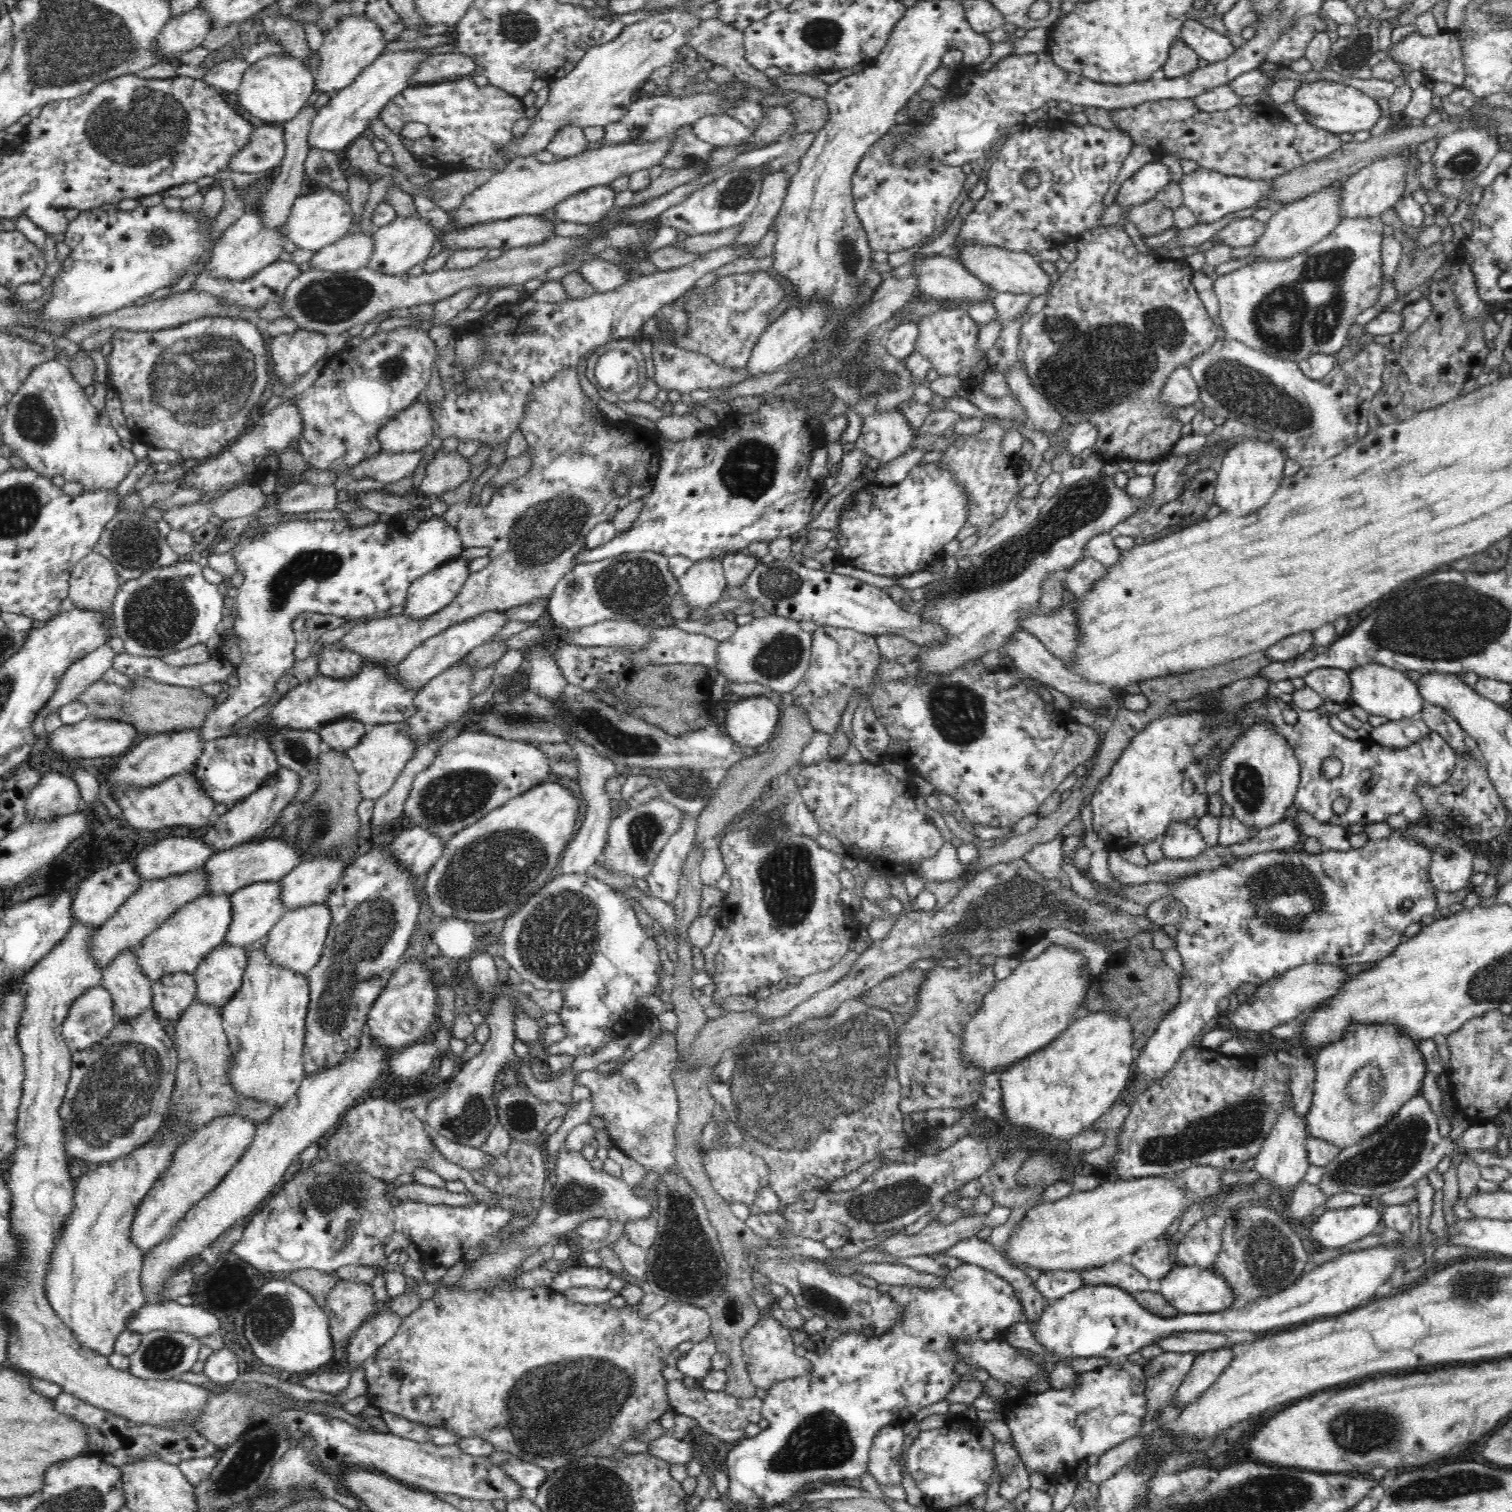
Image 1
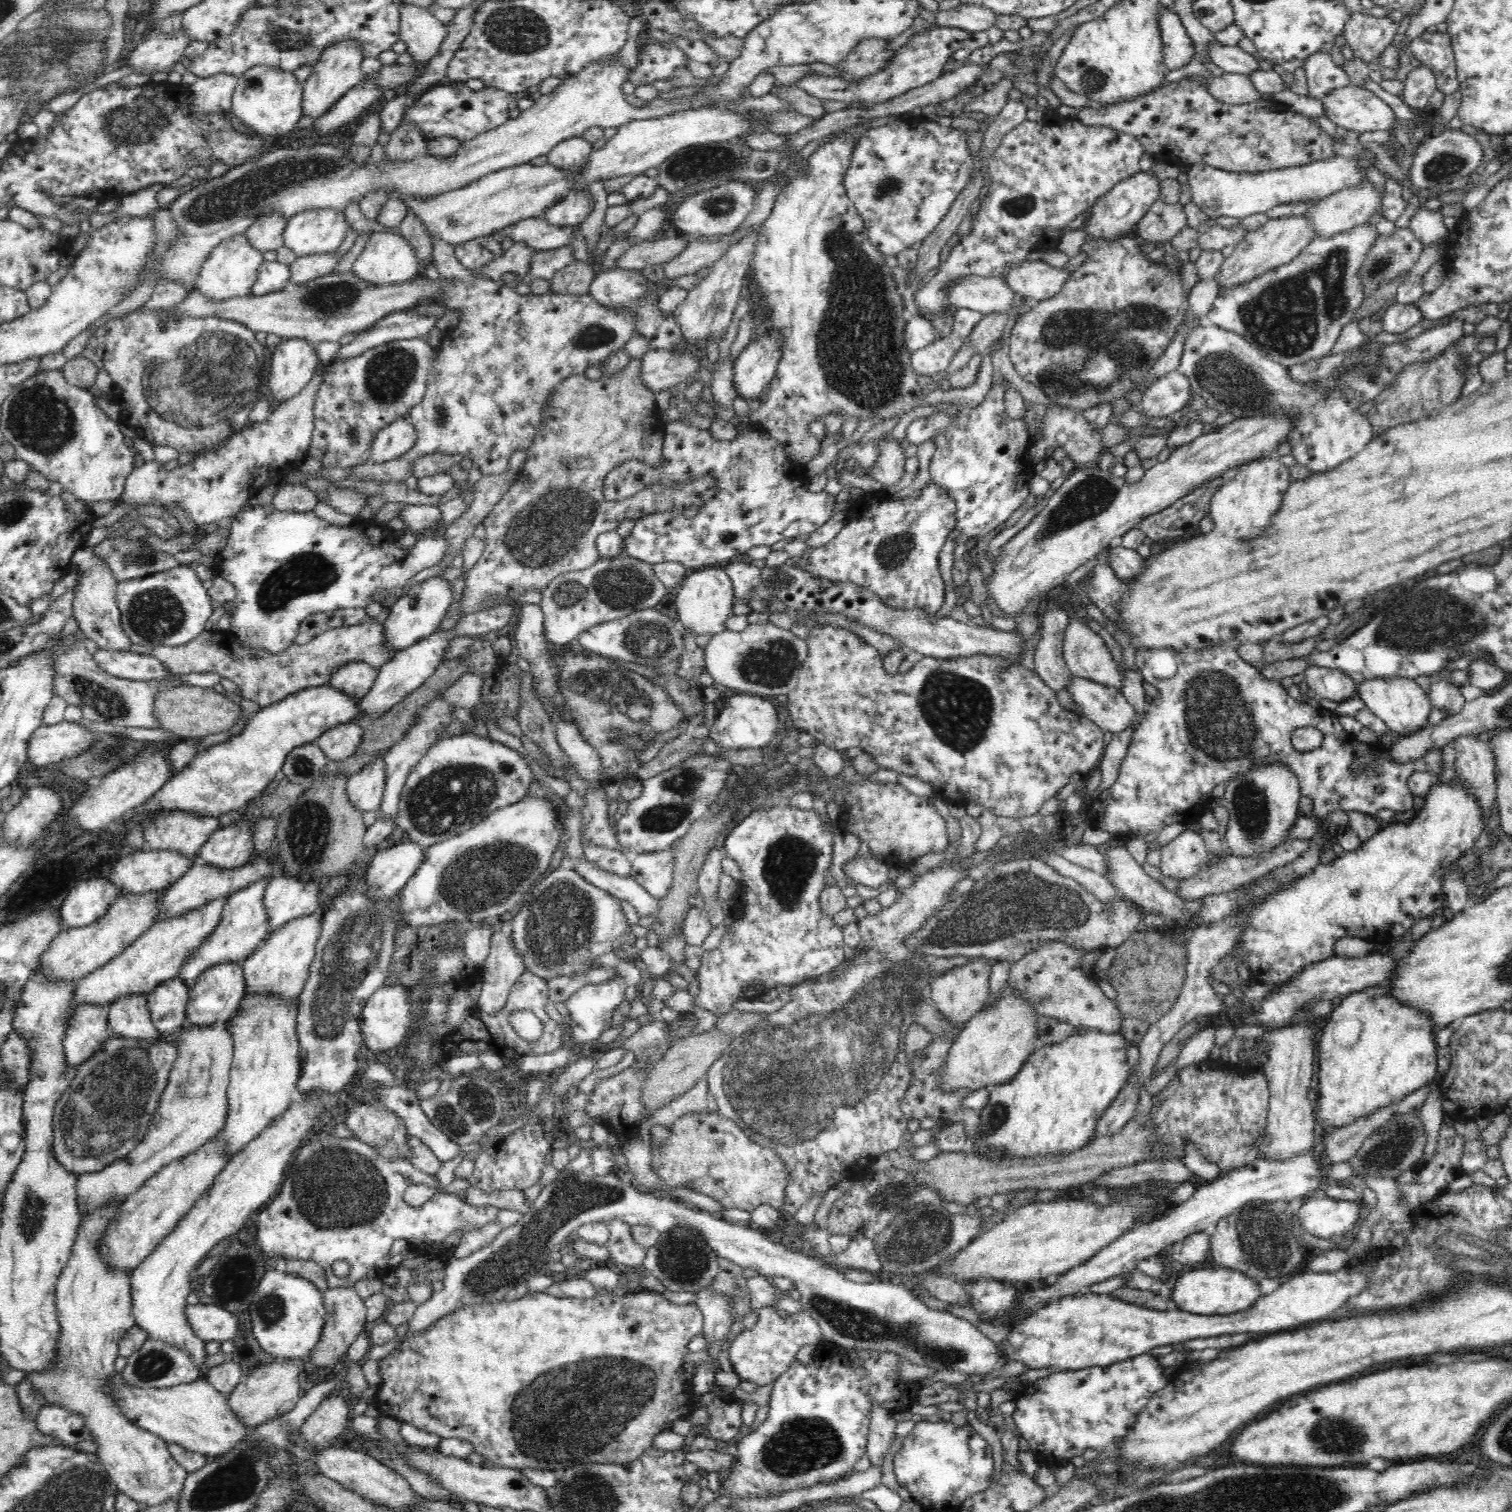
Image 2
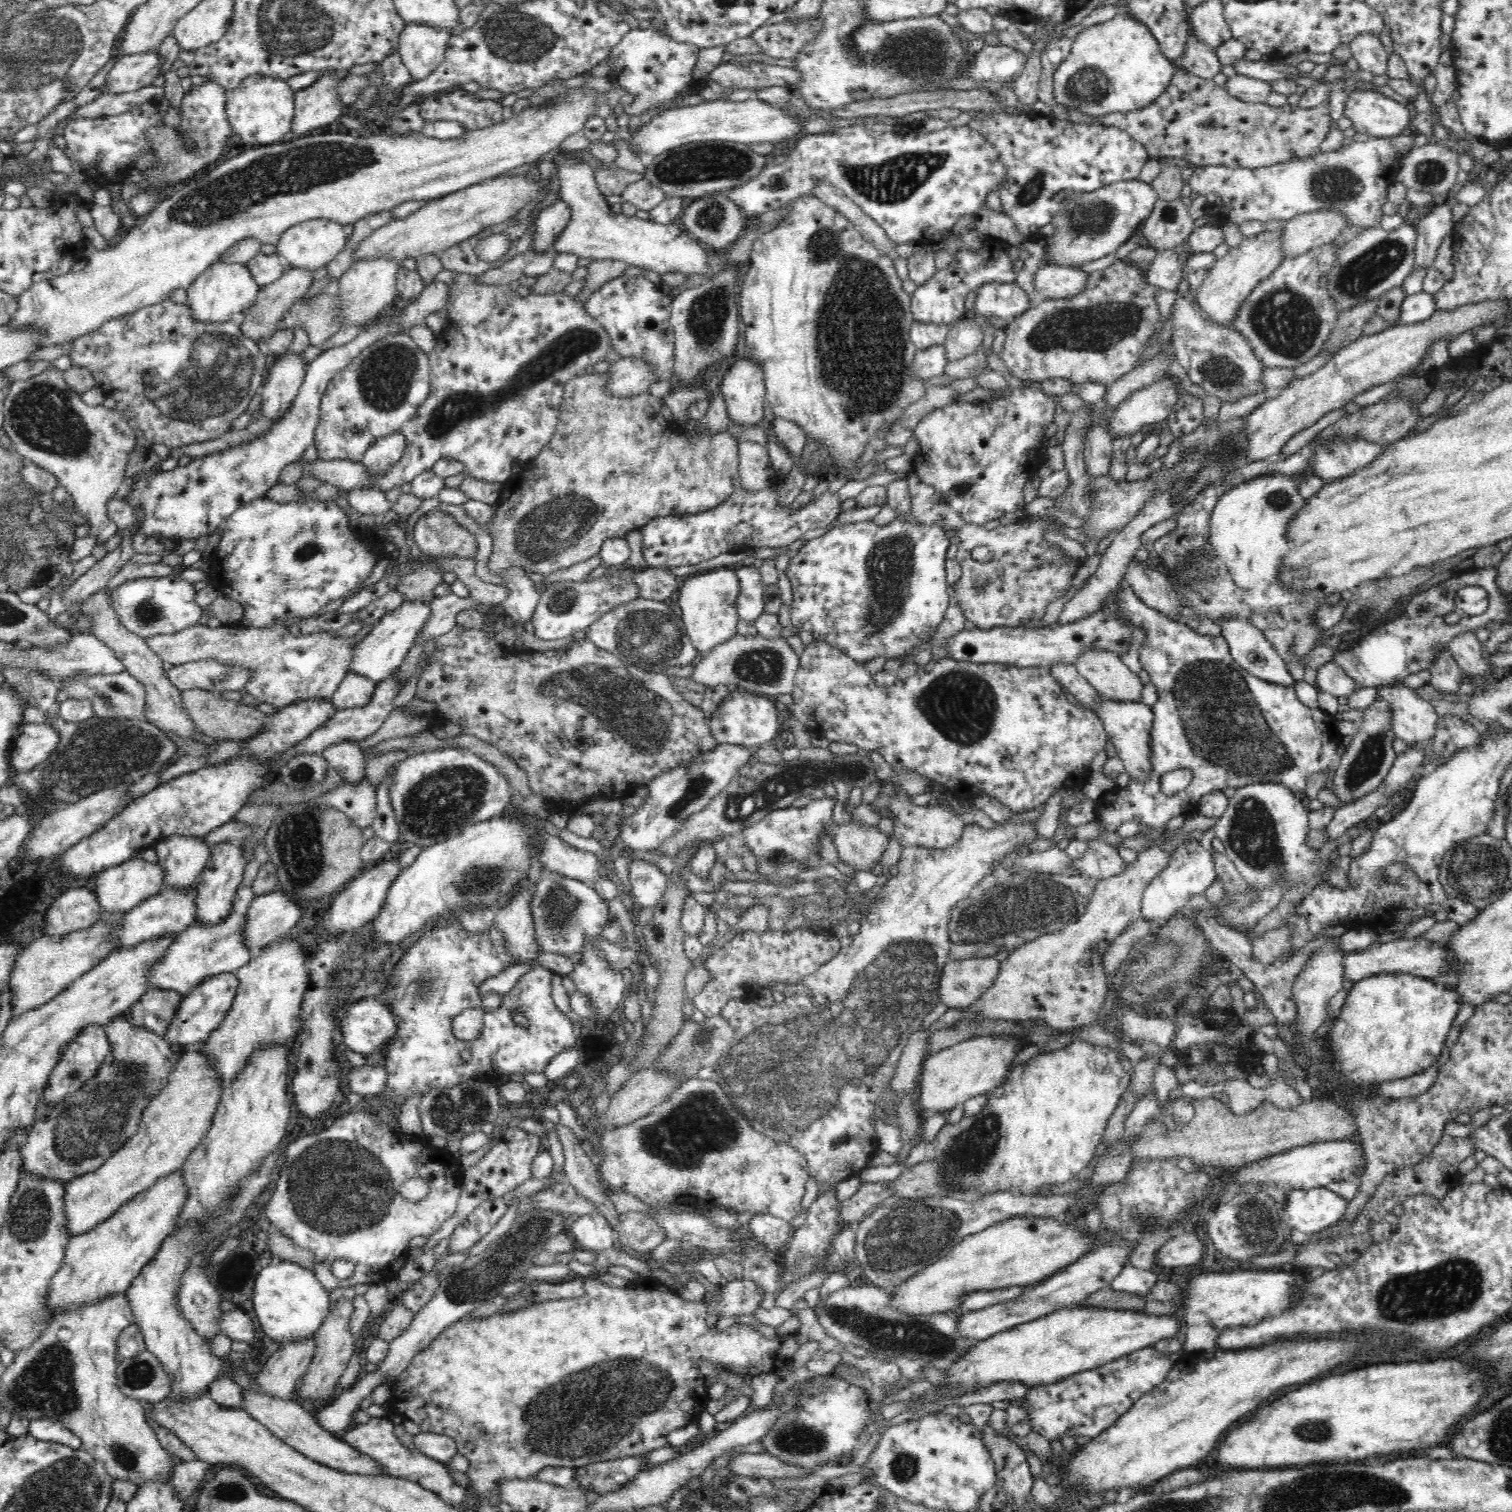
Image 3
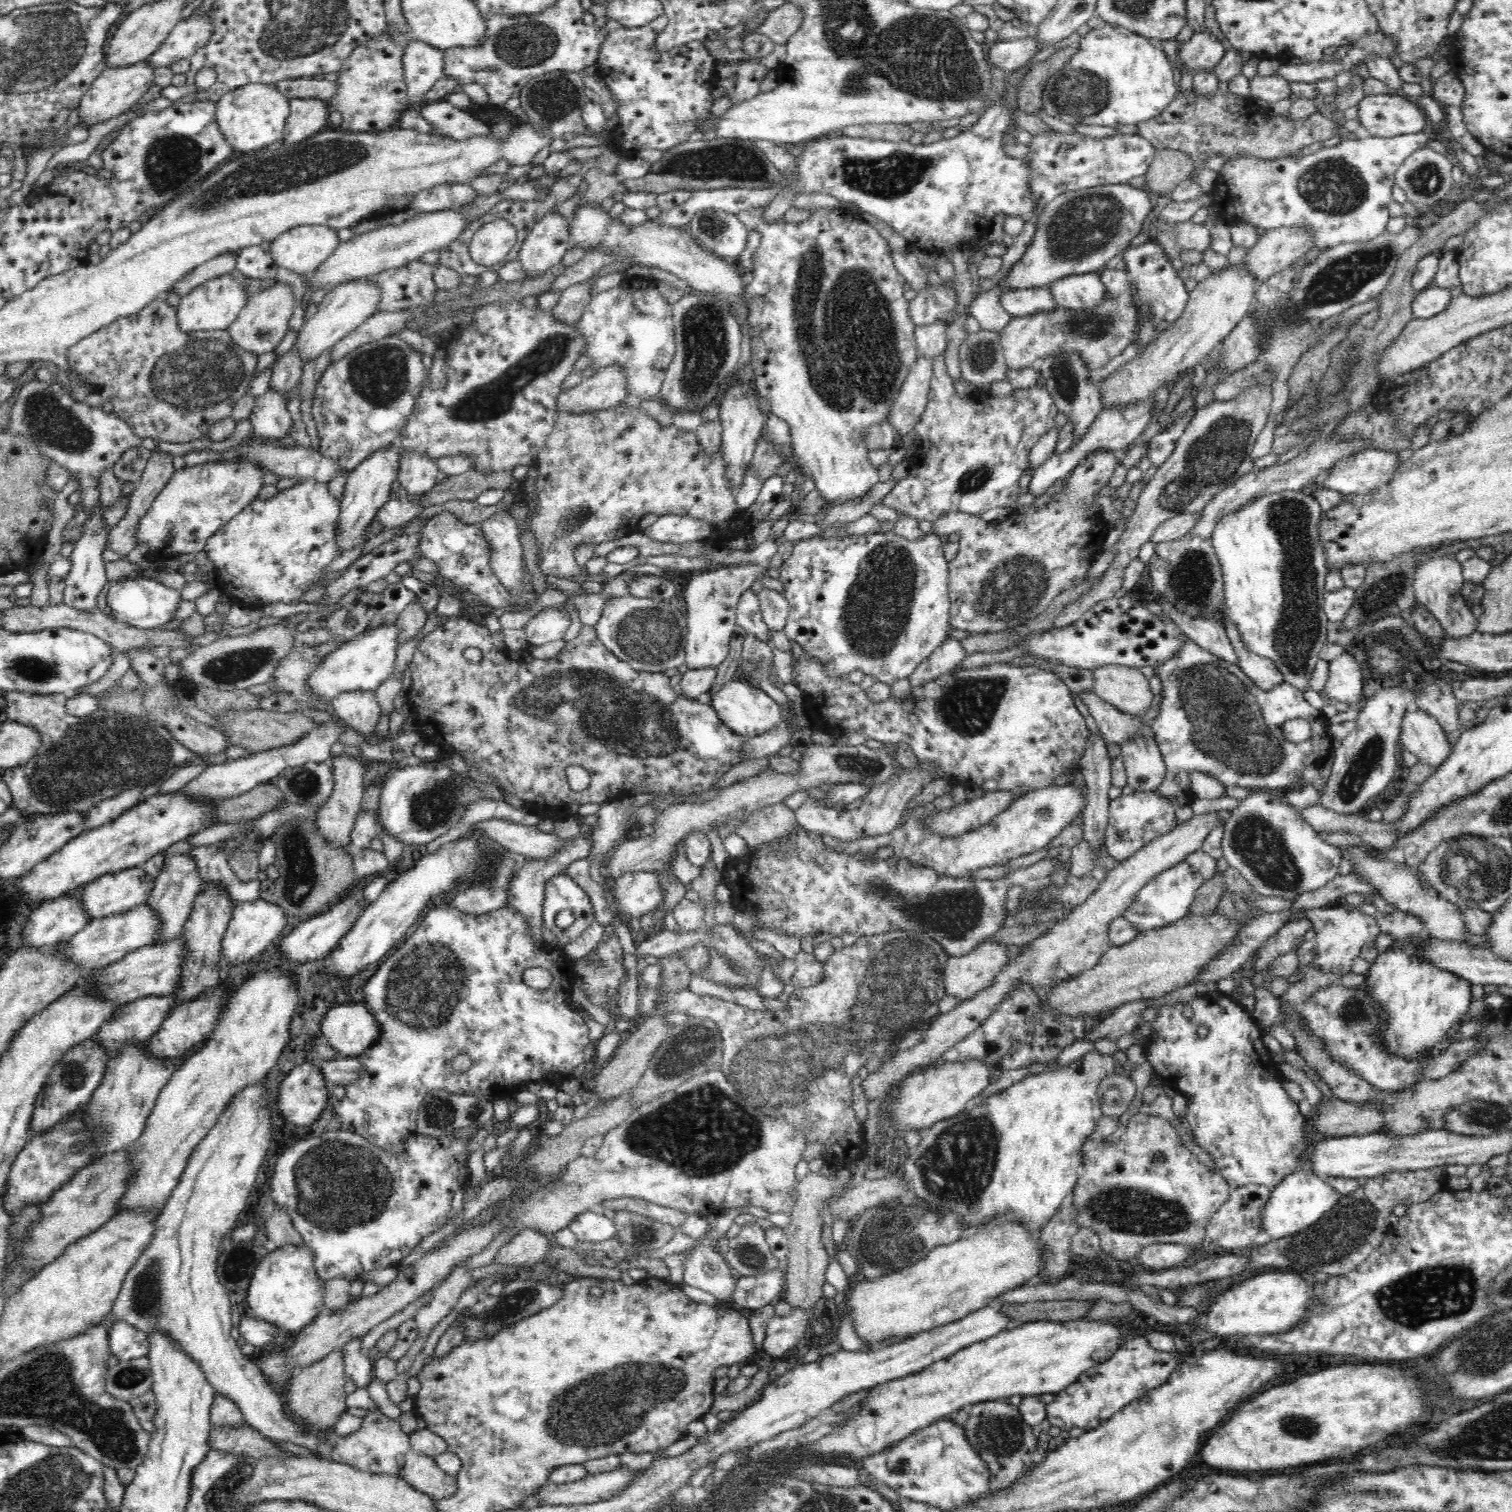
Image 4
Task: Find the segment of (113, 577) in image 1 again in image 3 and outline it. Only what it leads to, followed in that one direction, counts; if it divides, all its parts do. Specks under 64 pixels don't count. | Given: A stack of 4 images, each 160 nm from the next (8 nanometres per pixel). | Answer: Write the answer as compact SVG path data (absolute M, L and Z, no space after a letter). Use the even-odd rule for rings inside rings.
M104 587L88 597L85 602L82 601L82 606L78 607L83 614L94 618L90 633L96 635L98 640L111 648L124 663L126 670L144 685L144 689L146 689L146 710L144 711L146 711L146 717L150 719L150 722L166 732L191 738L192 734L196 734L197 728L183 707L181 690L168 680L167 671L162 667L162 658L146 644L146 639L130 632L120 622L114 610L111 596L111 591Z

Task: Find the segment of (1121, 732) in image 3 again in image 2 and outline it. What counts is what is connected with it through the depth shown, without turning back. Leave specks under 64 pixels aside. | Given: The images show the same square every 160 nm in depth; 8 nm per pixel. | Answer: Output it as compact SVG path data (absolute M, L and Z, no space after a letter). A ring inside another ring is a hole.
M1074 675L1067 687L1056 691L1056 697L1060 705L1065 709L1076 711L1080 706L1082 714L1095 722L1103 731L1122 732L1130 725L1136 728L1140 722L1140 718L1135 716L1133 706L1128 702L1128 699L1122 694L1122 691L1116 687L1106 686L1096 681L1086 679L1084 677Z

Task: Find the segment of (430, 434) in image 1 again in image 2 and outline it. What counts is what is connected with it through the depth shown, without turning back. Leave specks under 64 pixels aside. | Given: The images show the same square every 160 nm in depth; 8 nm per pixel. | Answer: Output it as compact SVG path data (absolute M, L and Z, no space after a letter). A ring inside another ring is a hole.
M408 417L399 418L376 433L370 461L383 464L402 457L414 448L416 440L418 431L414 430L412 421Z

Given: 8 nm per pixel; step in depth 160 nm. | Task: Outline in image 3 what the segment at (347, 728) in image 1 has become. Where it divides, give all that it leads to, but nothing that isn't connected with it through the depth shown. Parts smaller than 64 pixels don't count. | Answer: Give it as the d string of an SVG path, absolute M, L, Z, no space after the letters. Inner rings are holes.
M346 740L324 749L323 757L340 773L343 782L355 783L365 778L366 758L358 741Z

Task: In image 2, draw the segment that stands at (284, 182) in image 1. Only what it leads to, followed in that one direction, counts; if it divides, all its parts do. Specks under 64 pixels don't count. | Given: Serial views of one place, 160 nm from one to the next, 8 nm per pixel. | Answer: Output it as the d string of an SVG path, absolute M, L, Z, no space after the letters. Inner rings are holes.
M278 211L262 213L252 223L252 226L245 232L252 246L265 253L269 250L278 250L283 246L283 232L286 228L287 220Z

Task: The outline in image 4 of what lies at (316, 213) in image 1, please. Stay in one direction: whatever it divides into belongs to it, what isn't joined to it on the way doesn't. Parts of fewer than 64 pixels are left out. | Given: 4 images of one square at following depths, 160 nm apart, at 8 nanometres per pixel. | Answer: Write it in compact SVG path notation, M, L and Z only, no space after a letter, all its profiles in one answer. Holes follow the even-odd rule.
M302 225L291 228L283 232L278 238L271 242L271 256L274 258L278 267L284 267L296 274L300 274L302 278L306 278L306 292L302 296L302 308L305 311L308 300L313 293L313 284L311 284L310 276L318 270L326 260L335 252L340 244L337 230L326 225Z

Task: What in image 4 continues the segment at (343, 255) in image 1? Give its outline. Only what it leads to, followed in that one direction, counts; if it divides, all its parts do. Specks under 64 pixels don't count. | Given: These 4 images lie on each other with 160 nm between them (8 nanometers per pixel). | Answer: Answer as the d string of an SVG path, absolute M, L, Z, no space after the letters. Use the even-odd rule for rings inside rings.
M275 281L267 289L260 289L250 295L246 306L227 328L237 348L250 351L255 355L272 353L288 331L290 316L294 314L294 290L286 281Z

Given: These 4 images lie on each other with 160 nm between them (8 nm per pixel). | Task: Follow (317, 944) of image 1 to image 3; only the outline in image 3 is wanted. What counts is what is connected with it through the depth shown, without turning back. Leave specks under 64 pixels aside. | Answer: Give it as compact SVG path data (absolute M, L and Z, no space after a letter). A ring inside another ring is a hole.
M282 938L268 948L262 948L258 957L250 959L235 976L239 987L230 1011L208 1040L198 1047L221 1074L223 1089L242 1072L254 1051L274 1043L291 1044L294 1040L303 996L309 984L308 957L294 938Z

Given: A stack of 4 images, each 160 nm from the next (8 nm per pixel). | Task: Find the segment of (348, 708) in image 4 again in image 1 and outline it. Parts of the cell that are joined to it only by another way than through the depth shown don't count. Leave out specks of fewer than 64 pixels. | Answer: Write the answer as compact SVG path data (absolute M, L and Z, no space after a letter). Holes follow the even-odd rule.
M338 643L324 645L319 652L318 668L322 675L336 679L349 679L363 665L358 653L340 647Z

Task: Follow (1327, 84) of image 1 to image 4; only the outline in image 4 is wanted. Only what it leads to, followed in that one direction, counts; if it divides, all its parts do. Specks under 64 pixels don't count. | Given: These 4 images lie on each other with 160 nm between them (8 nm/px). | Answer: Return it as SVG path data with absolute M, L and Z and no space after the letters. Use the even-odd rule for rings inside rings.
M1381 93L1366 95L1358 104L1358 119L1369 136L1390 138L1401 134L1414 134L1422 132L1426 126L1425 111L1422 106L1408 101L1402 94Z

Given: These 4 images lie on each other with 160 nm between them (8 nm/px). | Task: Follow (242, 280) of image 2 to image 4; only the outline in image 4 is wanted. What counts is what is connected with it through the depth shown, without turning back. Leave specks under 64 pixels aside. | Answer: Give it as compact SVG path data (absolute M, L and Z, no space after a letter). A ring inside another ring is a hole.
M234 271L228 275L222 275L207 280L202 285L192 289L186 296L181 298L178 305L176 319L178 327L184 332L227 330L236 320L236 317L246 306L247 300L246 287L244 281L240 281L239 273Z

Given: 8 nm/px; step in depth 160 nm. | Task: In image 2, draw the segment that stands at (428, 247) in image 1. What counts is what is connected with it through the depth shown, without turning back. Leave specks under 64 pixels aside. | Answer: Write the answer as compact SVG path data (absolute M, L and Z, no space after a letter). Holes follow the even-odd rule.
M390 230L370 234L364 251L354 262L352 269L354 275L379 287L383 284L406 282L422 273L414 247L402 235Z

